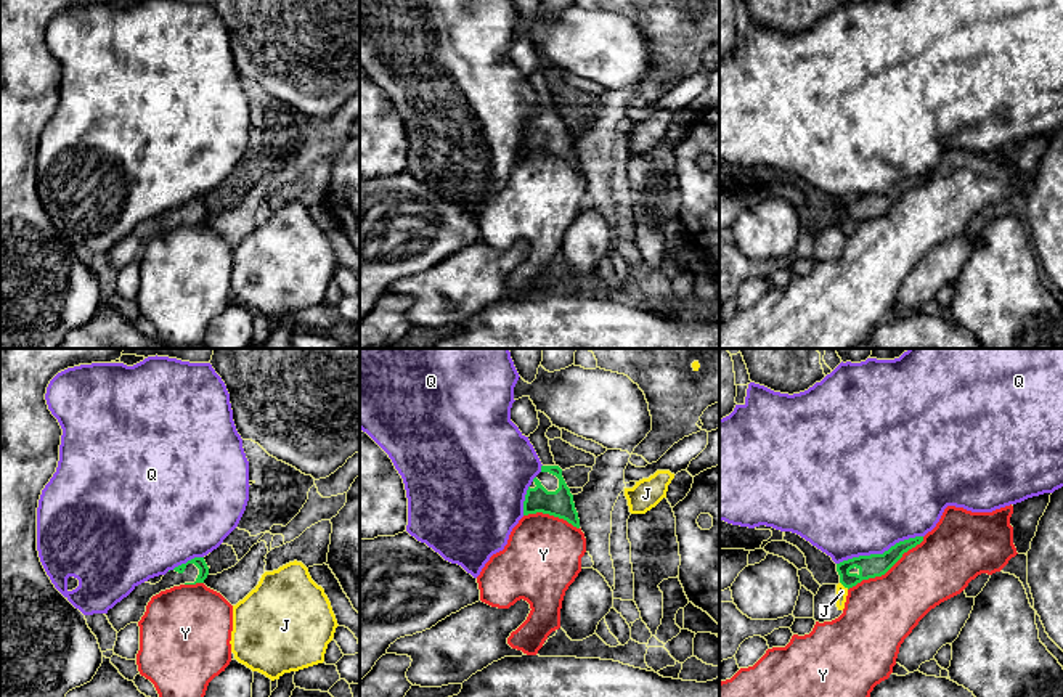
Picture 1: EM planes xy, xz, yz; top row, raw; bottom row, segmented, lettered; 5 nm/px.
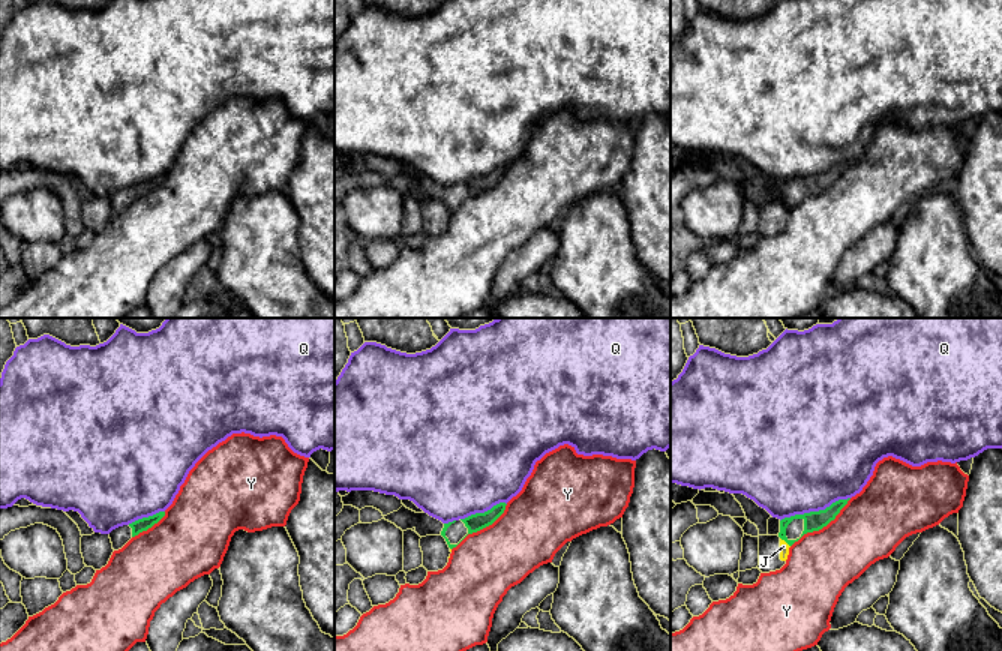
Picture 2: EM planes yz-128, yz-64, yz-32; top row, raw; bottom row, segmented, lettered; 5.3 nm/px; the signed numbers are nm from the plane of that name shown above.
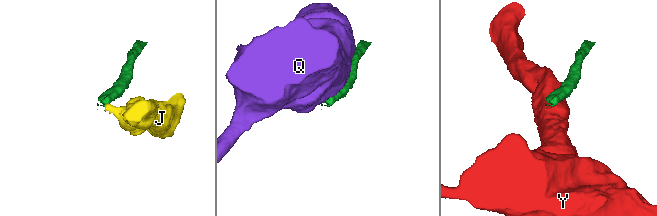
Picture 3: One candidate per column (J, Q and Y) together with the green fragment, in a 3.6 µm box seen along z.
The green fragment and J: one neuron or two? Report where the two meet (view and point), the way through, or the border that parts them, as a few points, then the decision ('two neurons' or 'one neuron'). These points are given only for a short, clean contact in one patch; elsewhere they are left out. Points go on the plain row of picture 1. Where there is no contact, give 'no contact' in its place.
meets green in yz at (845, 227); border along yz (840, 222), (848, 228); two neurons

